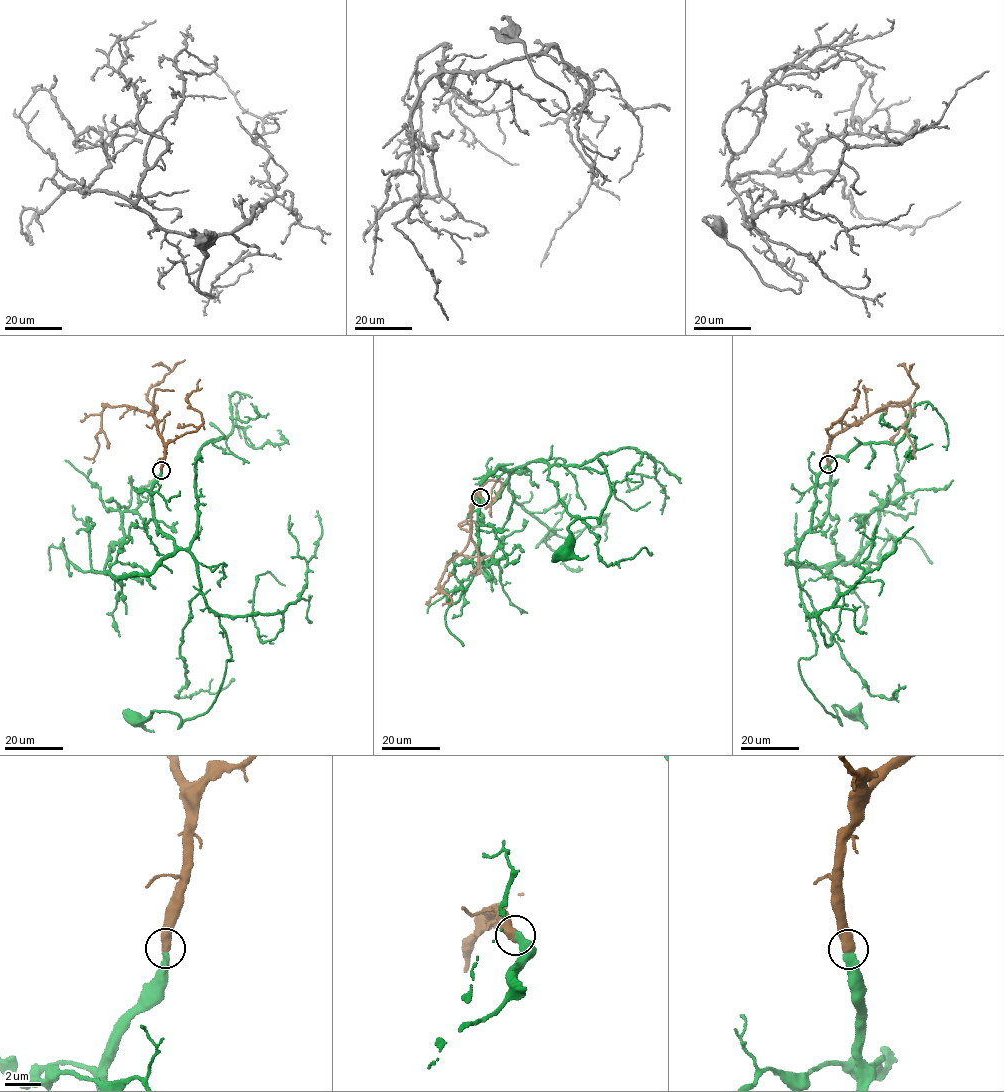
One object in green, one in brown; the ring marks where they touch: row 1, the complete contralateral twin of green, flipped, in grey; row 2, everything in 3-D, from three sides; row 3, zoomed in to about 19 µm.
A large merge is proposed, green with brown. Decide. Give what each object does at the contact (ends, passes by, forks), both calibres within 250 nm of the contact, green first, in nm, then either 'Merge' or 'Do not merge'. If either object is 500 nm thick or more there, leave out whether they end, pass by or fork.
Thickness 440 nm (green) against 600 nm. Merge

